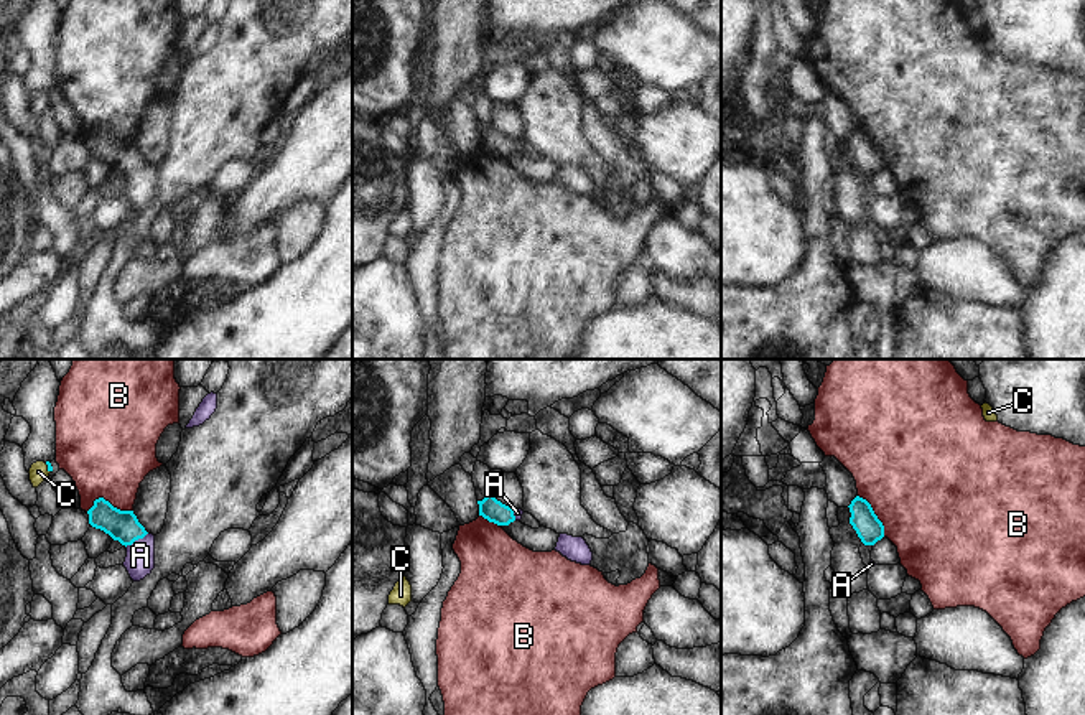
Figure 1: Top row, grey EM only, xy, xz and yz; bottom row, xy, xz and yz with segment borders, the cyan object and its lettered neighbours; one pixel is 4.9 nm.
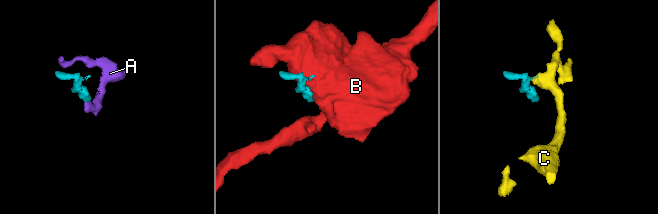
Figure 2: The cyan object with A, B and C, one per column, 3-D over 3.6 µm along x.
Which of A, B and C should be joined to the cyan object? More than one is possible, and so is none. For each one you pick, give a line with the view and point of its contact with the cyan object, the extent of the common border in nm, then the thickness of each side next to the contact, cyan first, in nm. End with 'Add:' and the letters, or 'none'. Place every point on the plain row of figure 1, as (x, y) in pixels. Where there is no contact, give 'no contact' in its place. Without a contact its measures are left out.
A: xy (135, 170) | 130 nm | 150/140 nm
C: xy (48, 99) | 50 nm | 30/90 nm
Add: A, C

